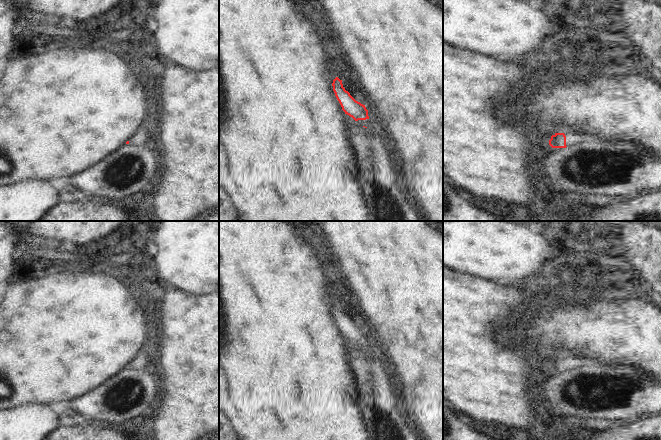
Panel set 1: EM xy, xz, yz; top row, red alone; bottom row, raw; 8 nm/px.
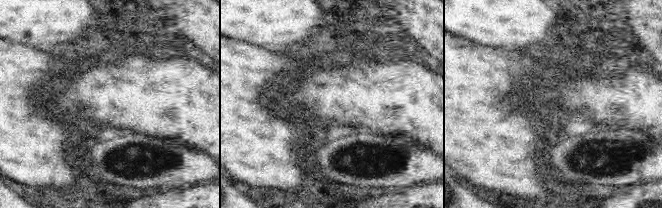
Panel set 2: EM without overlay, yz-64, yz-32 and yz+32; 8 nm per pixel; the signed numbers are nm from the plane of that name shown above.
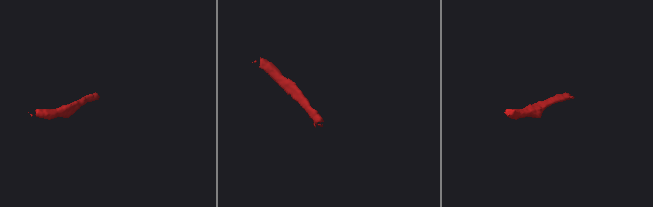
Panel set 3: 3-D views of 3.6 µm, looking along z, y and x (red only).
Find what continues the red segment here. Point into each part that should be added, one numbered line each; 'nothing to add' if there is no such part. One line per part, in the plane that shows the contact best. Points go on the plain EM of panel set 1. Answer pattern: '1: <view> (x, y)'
1: yz (572, 362)

